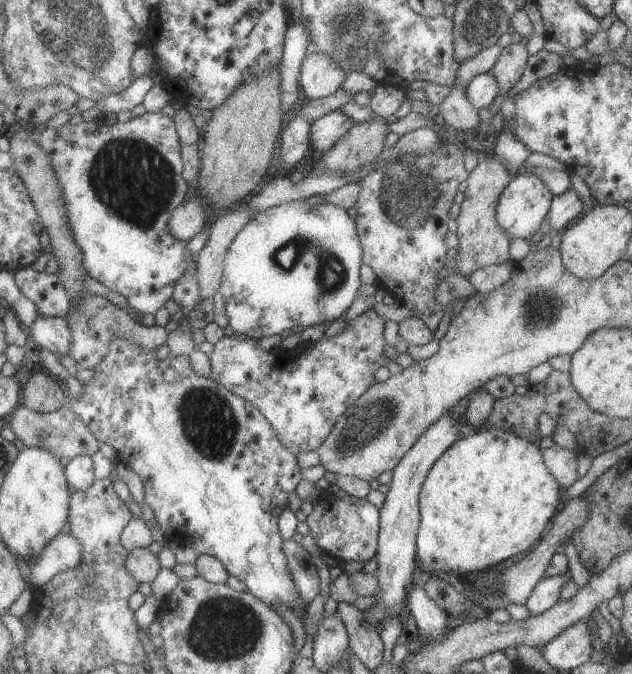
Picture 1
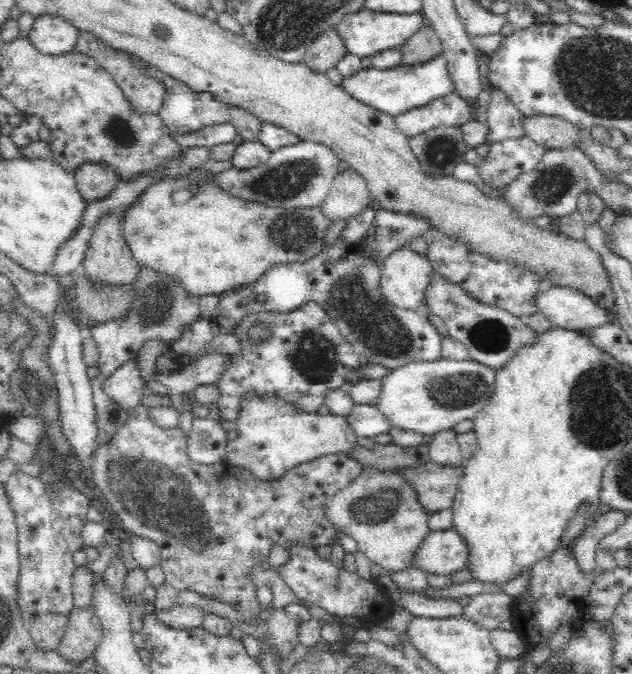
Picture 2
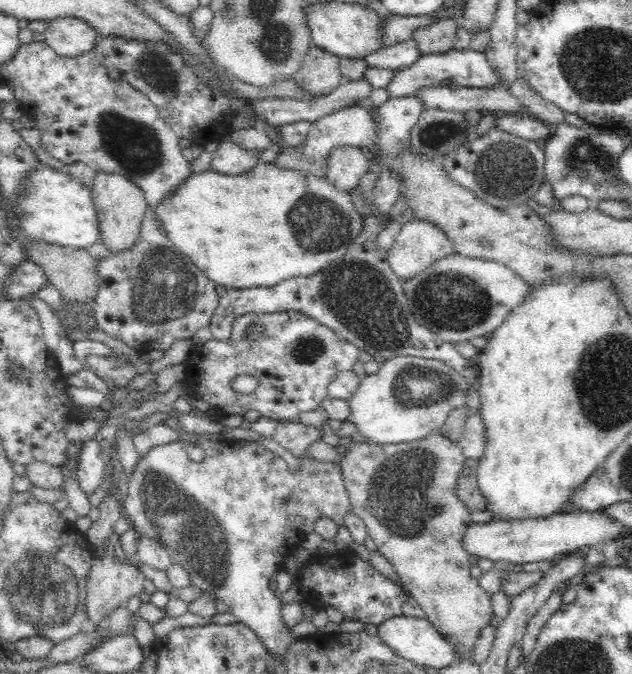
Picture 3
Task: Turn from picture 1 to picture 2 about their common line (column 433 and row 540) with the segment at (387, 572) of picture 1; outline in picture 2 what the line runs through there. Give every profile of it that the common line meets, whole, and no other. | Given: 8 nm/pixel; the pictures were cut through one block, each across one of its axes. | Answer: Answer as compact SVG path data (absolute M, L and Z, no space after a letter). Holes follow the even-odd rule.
M450 527L444 530L428 531L427 536L423 538L422 544L416 547L411 566L420 568L422 572L427 572L428 575L446 576L467 566L467 554L466 540L463 540L463 537L459 535L459 532L456 532L456 529Z

